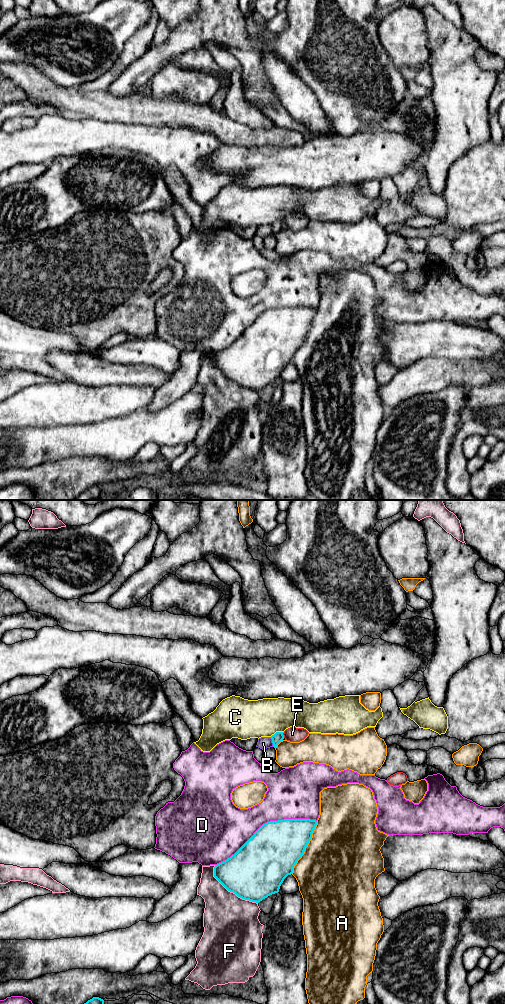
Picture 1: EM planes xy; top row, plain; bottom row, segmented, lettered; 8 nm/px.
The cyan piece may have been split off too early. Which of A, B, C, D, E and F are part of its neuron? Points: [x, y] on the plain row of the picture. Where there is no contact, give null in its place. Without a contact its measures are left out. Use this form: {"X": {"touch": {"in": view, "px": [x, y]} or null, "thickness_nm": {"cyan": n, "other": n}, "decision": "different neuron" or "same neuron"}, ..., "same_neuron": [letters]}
{"A": {"touch": {"in": "xy", "px": [306, 334]}, "thickness_nm": {"cyan": 400, "other": 500}, "decision": "different neuron"}, "B": {"touch": {"in": "xy", "px": [272, 230]}, "thickness_nm": {"cyan": 80, "other": 100}, "decision": "different neuron"}, "C": {"touch": {"in": "xy", "px": [276, 220]}, "thickness_nm": {"cyan": 80, "other": 300}, "decision": "different neuron"}, "D": {"touch": {"in": "xy", "px": [265, 311]}, "thickness_nm": {"cyan": 420, "other": 320}, "decision": "different neuron"}, "E": {"touch": {"in": "xy", "px": [283, 223]}, "thickness_nm": {"cyan": 80, "other": 120}, "decision": "different neuron"}, "F": {"touch": {"in": "xy", "px": [230, 379]}, "thickness_nm": {"cyan": 440, "other": 420}, "decision": "different neuron"}, "same_neuron": []}

